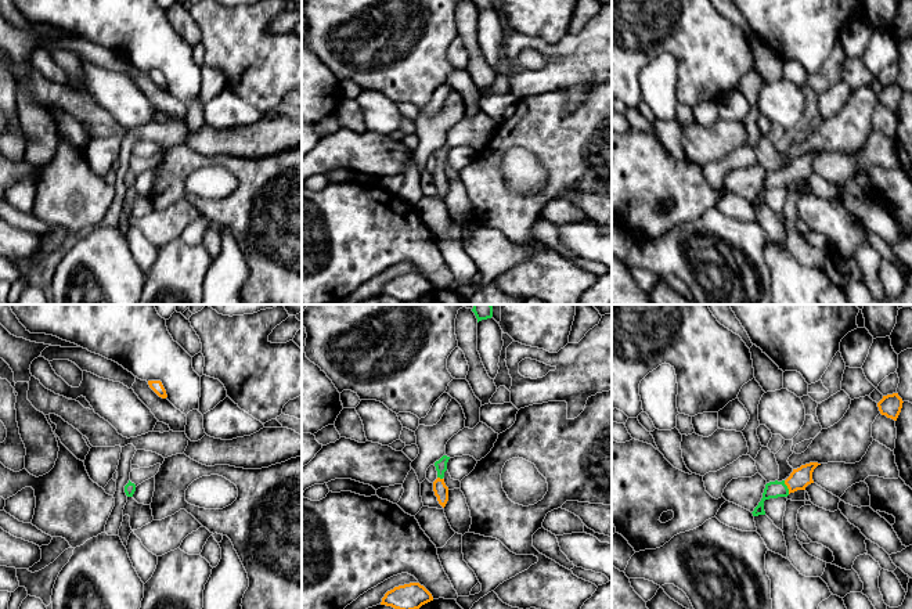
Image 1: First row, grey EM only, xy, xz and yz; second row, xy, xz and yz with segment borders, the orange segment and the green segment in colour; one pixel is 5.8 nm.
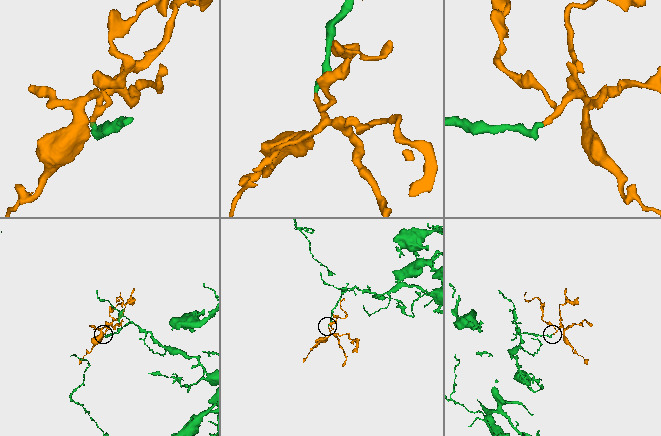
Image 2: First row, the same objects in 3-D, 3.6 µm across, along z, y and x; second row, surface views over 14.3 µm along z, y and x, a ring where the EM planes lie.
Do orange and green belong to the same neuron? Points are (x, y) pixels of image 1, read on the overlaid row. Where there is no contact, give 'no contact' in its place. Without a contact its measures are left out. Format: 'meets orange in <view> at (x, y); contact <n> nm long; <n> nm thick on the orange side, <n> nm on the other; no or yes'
meets orange in yz at (788, 487); contact 90 nm long; 120 nm thick on the orange side, 100 nm on the other; yes

